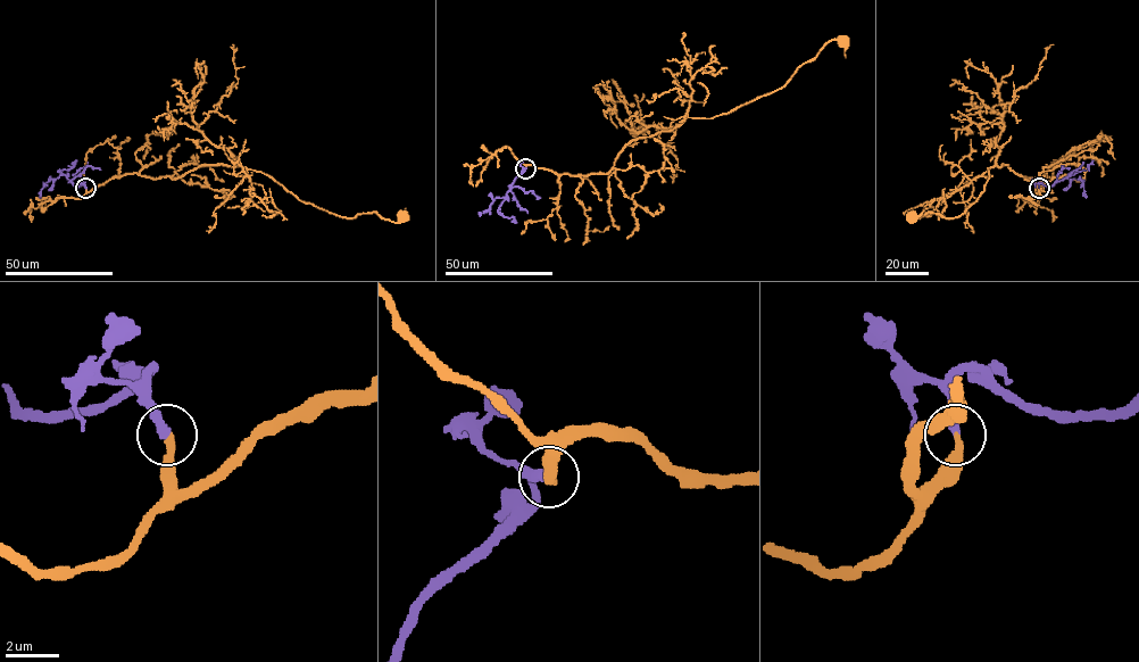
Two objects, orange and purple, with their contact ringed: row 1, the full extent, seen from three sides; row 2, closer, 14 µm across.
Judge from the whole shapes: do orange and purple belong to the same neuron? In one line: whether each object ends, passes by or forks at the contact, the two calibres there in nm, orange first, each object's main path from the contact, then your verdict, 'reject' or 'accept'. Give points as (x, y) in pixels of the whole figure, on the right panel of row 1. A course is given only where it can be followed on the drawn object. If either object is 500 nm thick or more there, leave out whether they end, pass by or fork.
orange ends there; purple ends there; 280 nm thick on the orange side, 360 nm on the other; orange runs (1039, 188), (1046, 173), (1027, 178), (994, 165), (961, 215), (928, 212), (911, 222), (912, 215); purple runs (1039, 188), (1039, 183), (1053, 185), (1069, 174), (1069, 178), (1082, 183), (1086, 198); accept

